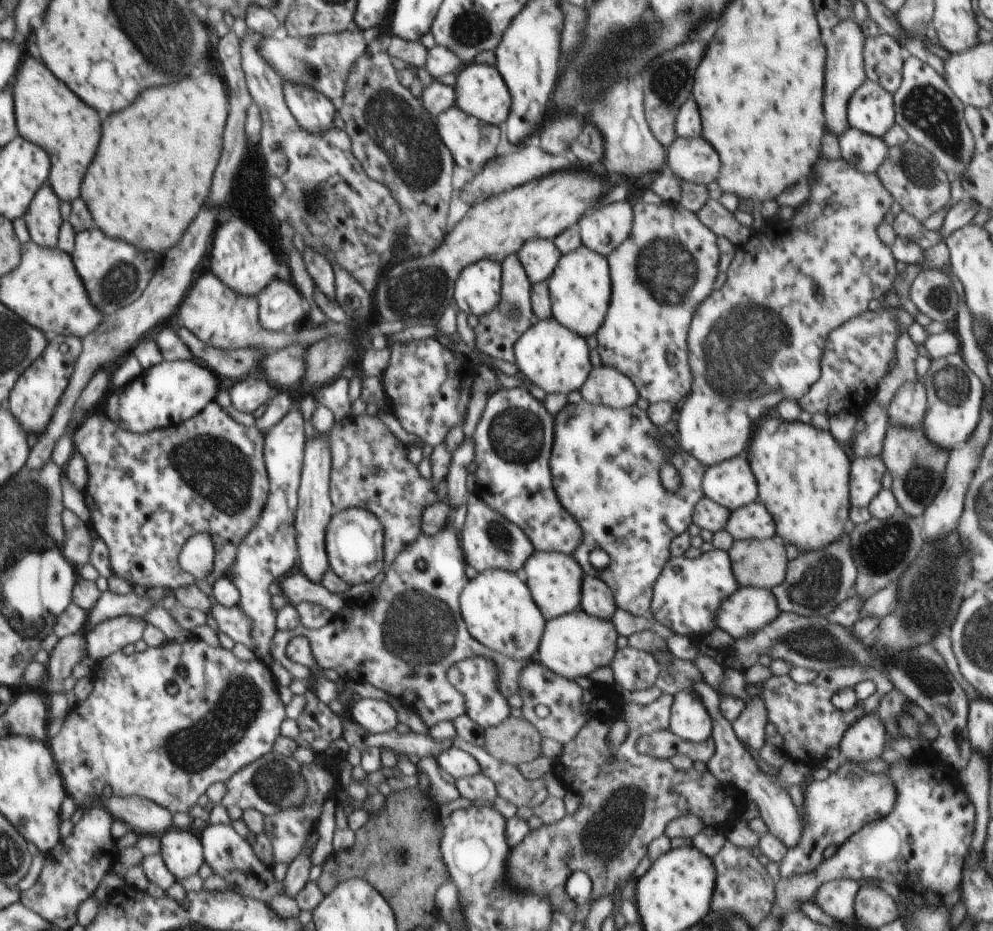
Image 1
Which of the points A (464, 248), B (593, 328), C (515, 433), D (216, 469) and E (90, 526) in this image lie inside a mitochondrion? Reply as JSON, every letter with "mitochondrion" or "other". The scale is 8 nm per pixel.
{"A":"other","B":"other","C":"mitochondrion","D":"mitochondrion","E":"other"}

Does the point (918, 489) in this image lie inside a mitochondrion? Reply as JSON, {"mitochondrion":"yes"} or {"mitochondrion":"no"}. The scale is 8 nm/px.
{"mitochondrion":"yes"}

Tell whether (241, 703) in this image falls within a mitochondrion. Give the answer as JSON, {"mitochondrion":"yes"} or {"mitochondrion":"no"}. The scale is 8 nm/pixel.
{"mitochondrion":"yes"}

